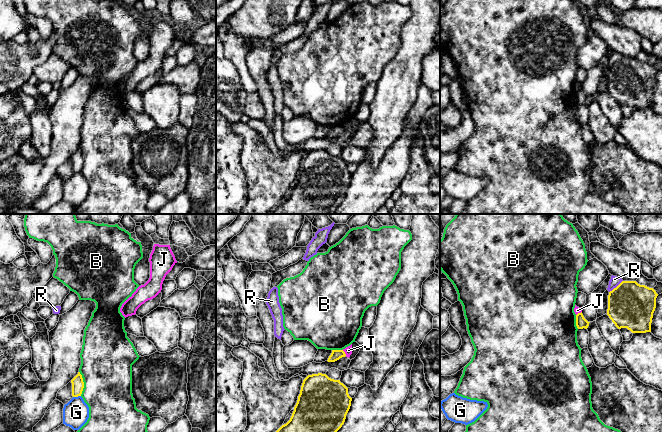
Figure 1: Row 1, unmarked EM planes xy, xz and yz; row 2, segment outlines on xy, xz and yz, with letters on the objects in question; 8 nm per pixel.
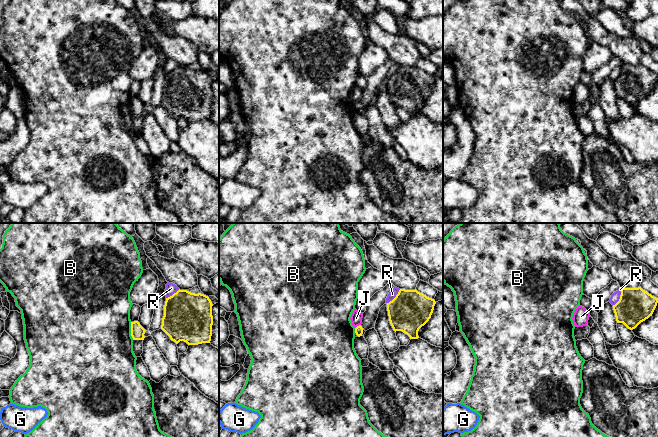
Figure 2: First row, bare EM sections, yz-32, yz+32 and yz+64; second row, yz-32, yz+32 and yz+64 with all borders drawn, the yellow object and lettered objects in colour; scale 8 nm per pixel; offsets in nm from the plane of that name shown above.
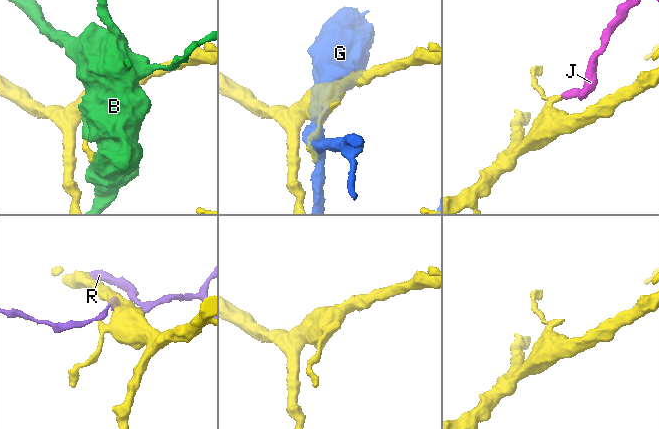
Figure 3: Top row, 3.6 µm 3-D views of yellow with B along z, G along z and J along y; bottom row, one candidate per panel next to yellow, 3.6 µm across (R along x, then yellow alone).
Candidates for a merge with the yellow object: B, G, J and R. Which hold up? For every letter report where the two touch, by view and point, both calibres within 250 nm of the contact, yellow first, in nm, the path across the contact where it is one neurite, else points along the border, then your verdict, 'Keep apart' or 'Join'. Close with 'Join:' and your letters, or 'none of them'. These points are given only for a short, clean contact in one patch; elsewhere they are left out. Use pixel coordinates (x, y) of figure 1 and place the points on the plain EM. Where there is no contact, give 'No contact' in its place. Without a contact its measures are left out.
B: Touches yellow at xy (83, 159). Thickness 100 nm (yellow) against 420 nm. Keep apart
G: Touches yellow at xy (76, 172). Thickness 100 nm (yellow) against 200 nm. Keep apart
J: Touches yellow at xz (344, 129). Thickness 80 nm (yellow) against 60 nm. Boundary: xz (342, 126), (346, 131). Keep apart
R: Touches yellow at yz (616, 63). Thickness 360 nm (yellow) against 80 nm. Keep apart
Join: none of them

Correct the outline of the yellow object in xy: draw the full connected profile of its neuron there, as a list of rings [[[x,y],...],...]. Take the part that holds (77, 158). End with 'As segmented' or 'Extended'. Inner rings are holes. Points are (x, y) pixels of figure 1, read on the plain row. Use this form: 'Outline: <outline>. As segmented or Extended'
Outline: [[[78,148],[78,150],[71,156],[71,159],[72,159],[72,172],[73,173],[81,172],[84,164],[84,158],[80,148]]]. As segmented

